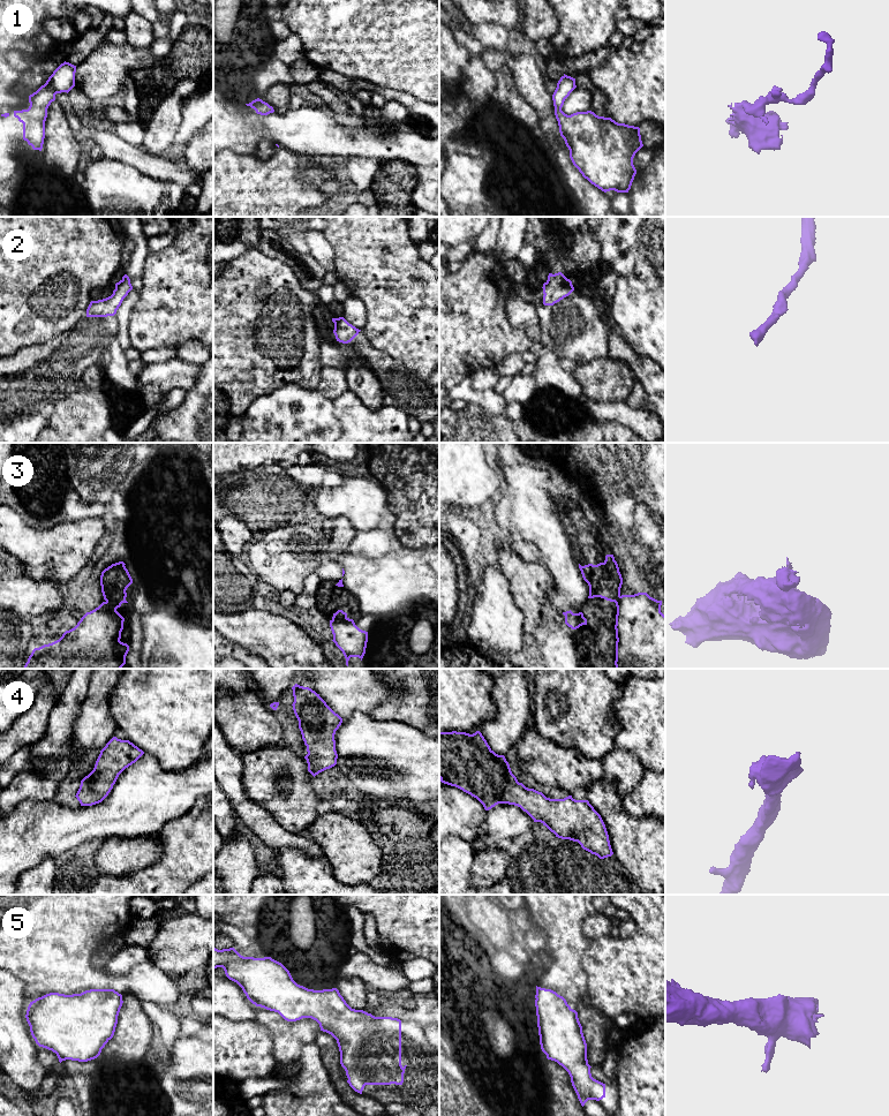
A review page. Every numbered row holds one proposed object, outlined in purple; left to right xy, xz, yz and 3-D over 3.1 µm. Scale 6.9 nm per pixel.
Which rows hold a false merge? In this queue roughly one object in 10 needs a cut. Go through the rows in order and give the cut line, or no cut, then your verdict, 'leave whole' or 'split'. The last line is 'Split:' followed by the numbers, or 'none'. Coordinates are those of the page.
1: cut none; leave whole
2: cut none; leave whole
3: cut xy (125, 598), (106, 602); split
4: cut none; leave whole
5: cut none; leave whole
Split: 3

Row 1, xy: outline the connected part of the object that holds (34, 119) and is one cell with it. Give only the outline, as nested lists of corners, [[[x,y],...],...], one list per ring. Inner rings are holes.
[[[63,62],[48,77],[46,83],[29,96],[28,110],[14,111],[14,116],[23,123],[23,140],[33,150],[42,151],[45,138],[47,108],[55,100],[55,95],[69,92],[75,86],[76,66]]]

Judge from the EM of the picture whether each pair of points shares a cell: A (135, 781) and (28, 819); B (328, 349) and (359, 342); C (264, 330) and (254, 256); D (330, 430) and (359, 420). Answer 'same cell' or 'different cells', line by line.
A: same cell
B: same cell
C: same cell
D: different cells

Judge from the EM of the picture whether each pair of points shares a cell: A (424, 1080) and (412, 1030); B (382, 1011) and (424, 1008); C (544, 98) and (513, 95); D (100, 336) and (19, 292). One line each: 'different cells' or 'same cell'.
A: same cell
B: same cell
C: different cells
D: different cells

